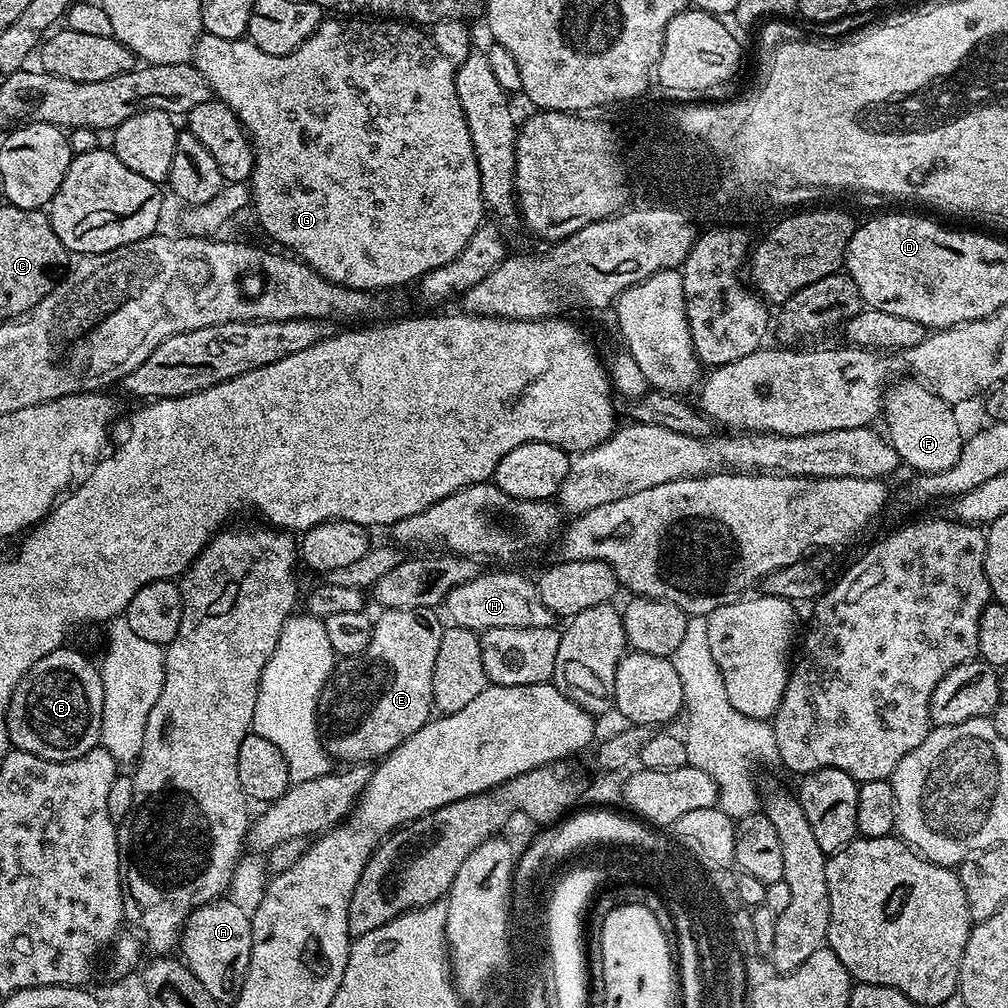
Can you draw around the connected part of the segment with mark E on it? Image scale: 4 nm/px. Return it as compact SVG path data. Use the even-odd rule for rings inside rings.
M389 608L387 610L381 611L379 614L381 615L380 617L378 615L375 617L372 626L372 633L370 634L370 642L366 646L366 650L362 650L360 653L358 653L357 656L349 656L347 658L341 659L339 663L337 663L336 667L332 669L332 677L328 679L328 683L325 684L324 688L320 691L320 703L318 705L318 727L322 733L324 749L328 751L329 757L331 757L333 761L345 760L343 763L348 766L356 766L361 762L368 762L364 760L372 760L371 762L376 762L385 756L389 756L389 754L391 754L398 745L400 745L402 742L406 742L406 738L410 738L410 734L414 734L418 730L422 730L422 726L428 723L434 712L434 705L432 703L432 671L434 670L434 658L438 658L438 646L440 645L441 629L439 627L435 628L435 626L432 625L426 617L424 617L427 615L421 614L419 611L410 608Z

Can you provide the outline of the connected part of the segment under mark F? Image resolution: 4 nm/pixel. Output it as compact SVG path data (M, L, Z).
M907 379L883 393L882 421L888 427L887 439L901 461L913 468L913 473L950 470L950 466L954 466L954 462L958 460L965 442L965 437L960 436L960 424L952 413L955 412L953 405L934 395L919 379Z

